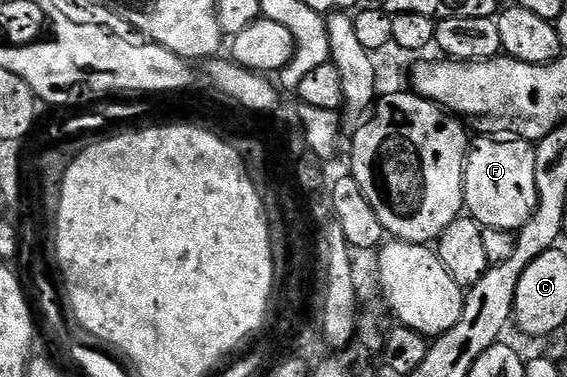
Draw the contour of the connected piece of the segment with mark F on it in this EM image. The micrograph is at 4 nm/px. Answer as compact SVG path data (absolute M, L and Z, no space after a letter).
M481 135L465 155L465 209L486 229L521 229L537 210L534 142Z

